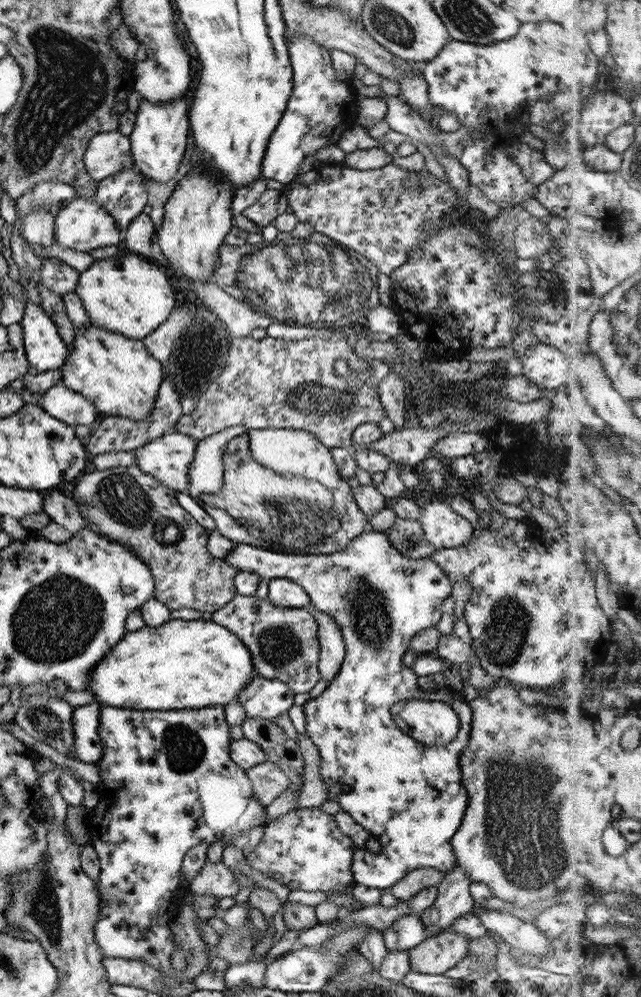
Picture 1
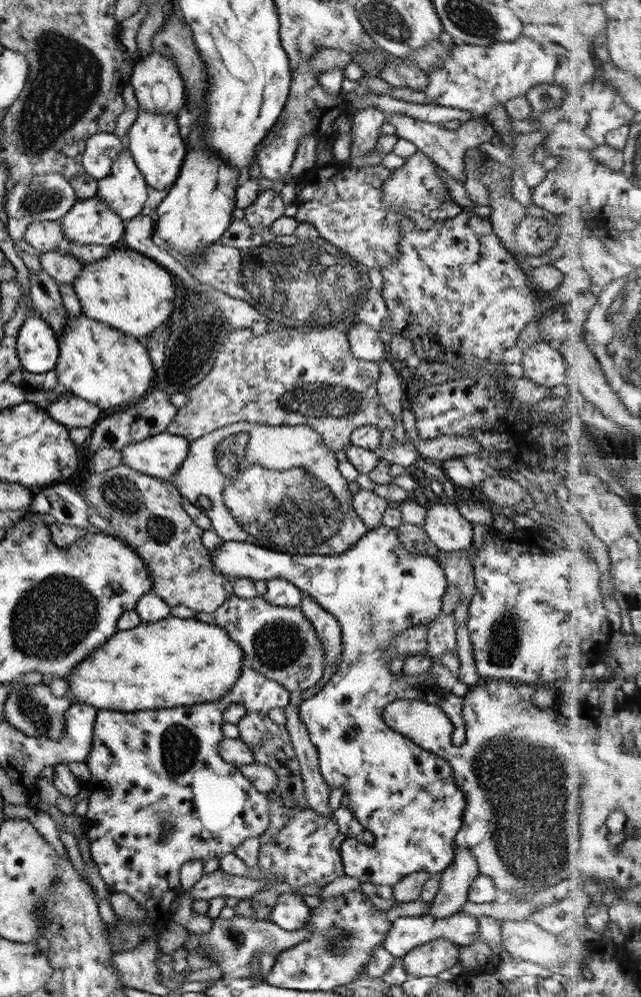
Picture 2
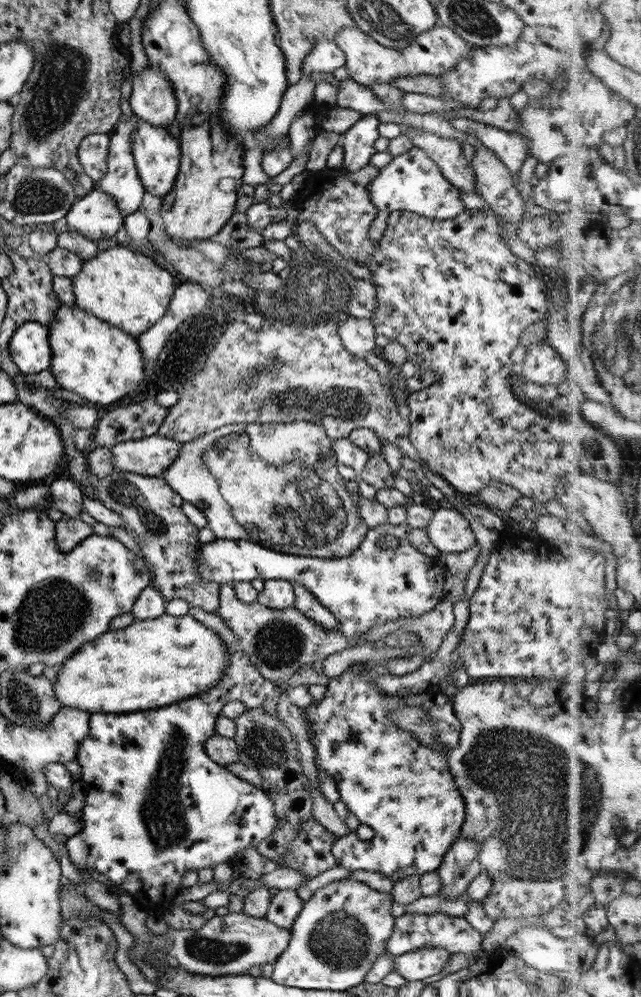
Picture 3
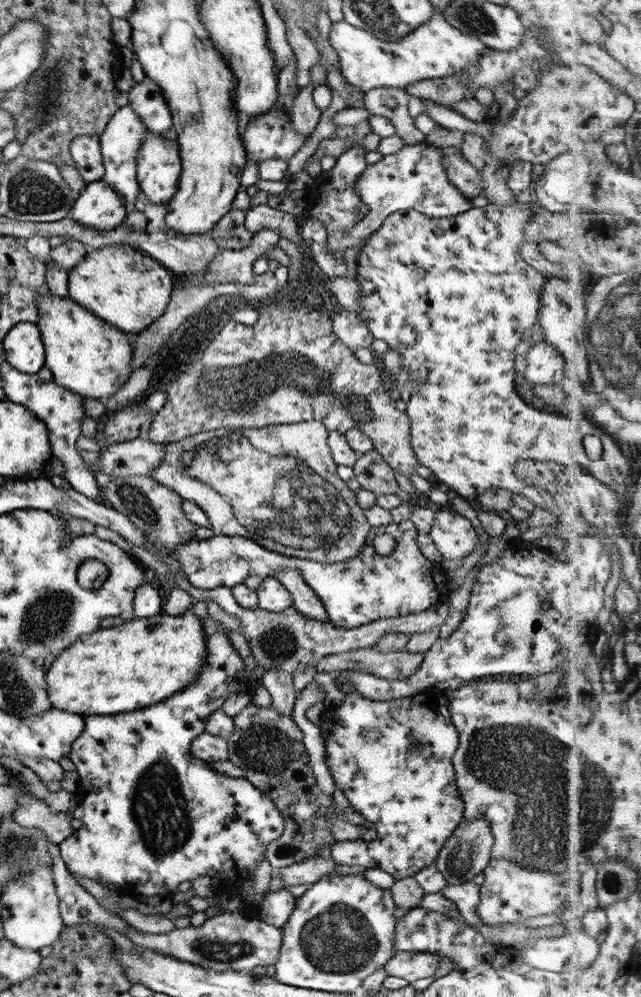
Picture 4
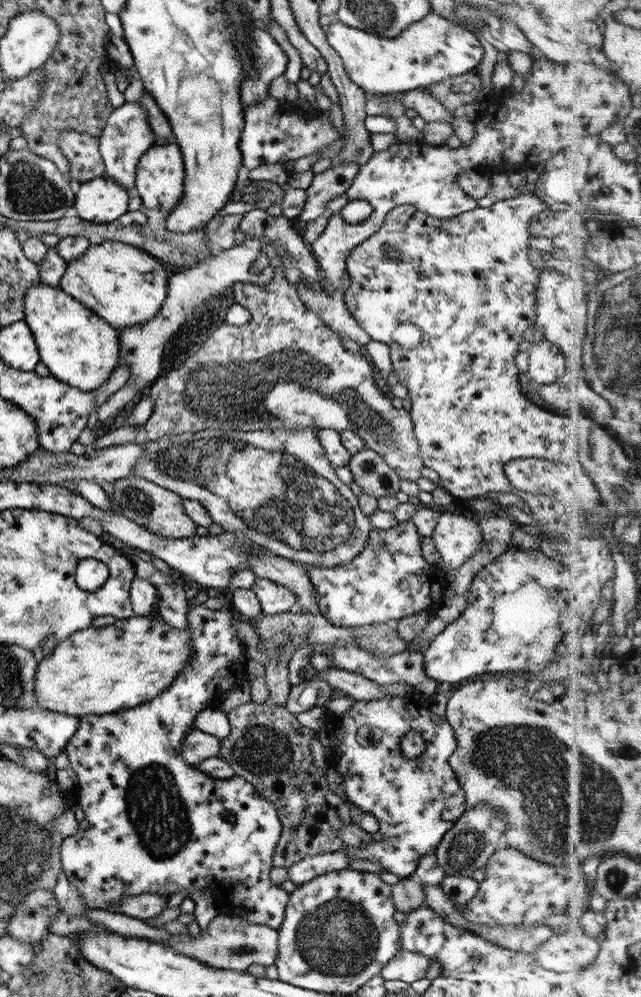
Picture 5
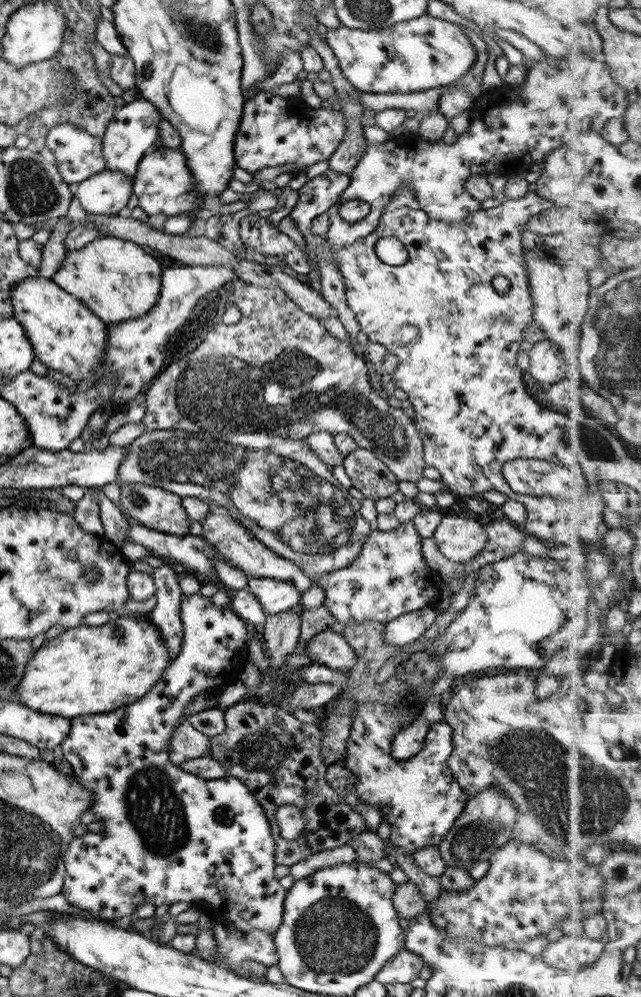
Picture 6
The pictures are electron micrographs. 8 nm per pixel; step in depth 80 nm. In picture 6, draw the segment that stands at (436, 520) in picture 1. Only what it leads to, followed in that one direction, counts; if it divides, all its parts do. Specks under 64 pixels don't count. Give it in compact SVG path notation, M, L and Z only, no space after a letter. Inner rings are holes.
M443 515L432 534L438 551L453 562L465 562L483 552L486 534L482 525L457 515Z

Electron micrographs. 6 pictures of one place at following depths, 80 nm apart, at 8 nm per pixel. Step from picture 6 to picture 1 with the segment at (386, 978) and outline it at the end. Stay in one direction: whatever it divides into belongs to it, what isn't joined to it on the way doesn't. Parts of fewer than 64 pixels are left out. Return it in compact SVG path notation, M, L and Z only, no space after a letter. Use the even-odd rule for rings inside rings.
M449 930L429 936L407 950L410 970L442 975L468 954L468 942L468 938Z

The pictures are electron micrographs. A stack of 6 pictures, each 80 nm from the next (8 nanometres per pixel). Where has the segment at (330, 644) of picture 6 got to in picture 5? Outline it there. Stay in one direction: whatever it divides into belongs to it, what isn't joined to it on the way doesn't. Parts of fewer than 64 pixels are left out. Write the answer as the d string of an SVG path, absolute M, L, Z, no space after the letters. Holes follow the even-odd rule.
M335 645L322 654L330 658L333 668L361 674L377 684L403 681L416 687L424 678L421 651L408 653L404 649L394 656L379 658L355 645Z

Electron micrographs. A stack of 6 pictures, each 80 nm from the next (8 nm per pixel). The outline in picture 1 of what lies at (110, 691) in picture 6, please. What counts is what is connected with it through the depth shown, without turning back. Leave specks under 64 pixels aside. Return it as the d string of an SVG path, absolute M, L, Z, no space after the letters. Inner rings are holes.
M169 619L156 627L143 625L133 632L124 632L119 641L110 646L88 674L86 690L101 706L135 710L177 710L187 707L225 706L238 700L239 691L257 675L245 645L224 626L214 622Z

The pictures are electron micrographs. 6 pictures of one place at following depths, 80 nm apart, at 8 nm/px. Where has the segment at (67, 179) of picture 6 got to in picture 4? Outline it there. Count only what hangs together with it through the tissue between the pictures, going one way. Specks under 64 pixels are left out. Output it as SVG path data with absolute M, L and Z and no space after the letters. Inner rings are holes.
M97 134L72 138L68 146L68 153L75 163L79 176L85 182L93 182L102 178L104 166Z

